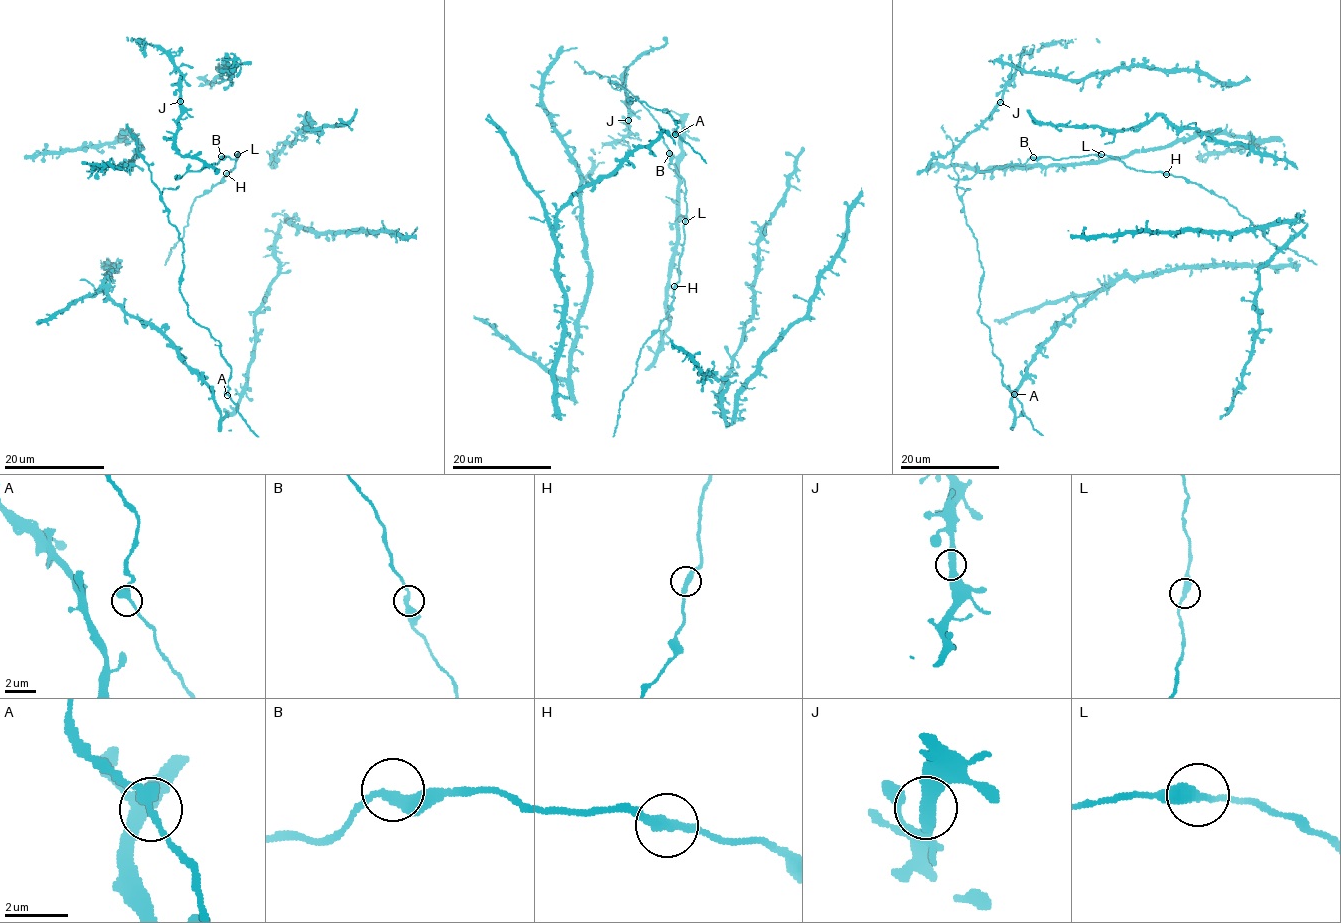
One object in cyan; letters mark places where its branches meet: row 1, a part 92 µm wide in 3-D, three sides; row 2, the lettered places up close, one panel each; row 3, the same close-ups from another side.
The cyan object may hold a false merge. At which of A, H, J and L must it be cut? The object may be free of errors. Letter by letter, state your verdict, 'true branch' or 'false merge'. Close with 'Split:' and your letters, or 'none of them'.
A: true branch
H: true branch
J: true branch
L: true branch
Split: none of them

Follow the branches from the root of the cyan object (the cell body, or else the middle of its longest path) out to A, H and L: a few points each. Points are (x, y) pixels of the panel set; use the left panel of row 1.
A: (210, 166), (187, 171), (161, 196), (184, 249), (180, 293), (187, 313), (220, 344), (231, 369), (227, 395)
H: (210, 166), (221, 157), (235, 158), (239, 153), (235, 155), (235, 166), (226, 173)
L: (210, 166), (221, 157), (235, 158), (237, 153)

